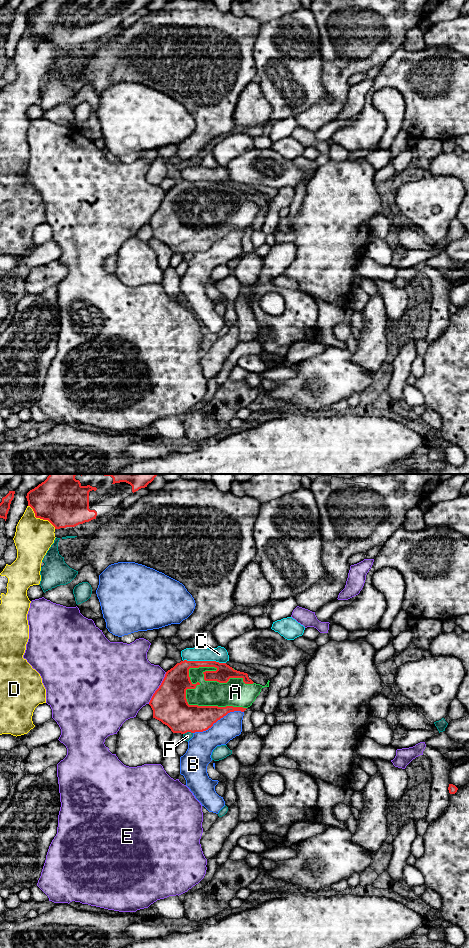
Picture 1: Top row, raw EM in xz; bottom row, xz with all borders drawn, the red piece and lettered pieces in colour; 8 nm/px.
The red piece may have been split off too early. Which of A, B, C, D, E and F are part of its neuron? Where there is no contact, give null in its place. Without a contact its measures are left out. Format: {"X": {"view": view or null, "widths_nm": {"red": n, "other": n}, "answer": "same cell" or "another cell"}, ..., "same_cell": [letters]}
{"A": {"view": "xz", "widths_nm": {"red": 140, "other": 220}, "answer": "same cell"}, "B": {"view": "xz", "widths_nm": {"red": 220, "other": 200}, "answer": "another cell"}, "C": {"view": "xz", "widths_nm": {"red": 180, "other": 120}, "answer": "another cell"}, "D": {"view": "xz", "widths_nm": {"red": 400, "other": 300}, "answer": "another cell"}, "E": {"view": "xz", "widths_nm": {"red": 280, "other": 460}, "answer": "another cell"}, "F": {"view": "xz", "widths_nm": {"red": 280, "other": 70}, "answer": "another cell"}, "same_cell": ["A"]}

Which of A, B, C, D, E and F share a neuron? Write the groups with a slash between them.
A / B / C / D / E / F

